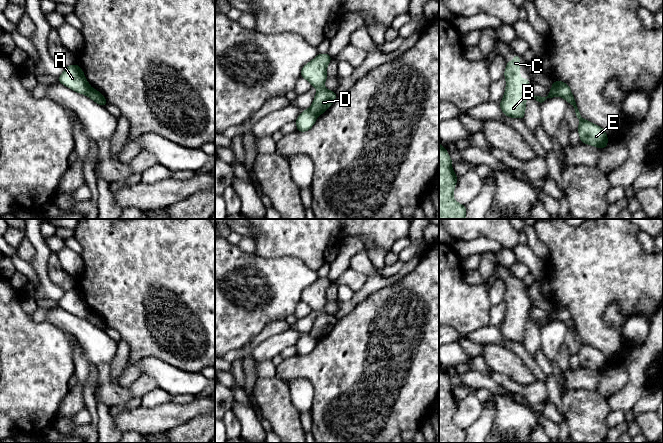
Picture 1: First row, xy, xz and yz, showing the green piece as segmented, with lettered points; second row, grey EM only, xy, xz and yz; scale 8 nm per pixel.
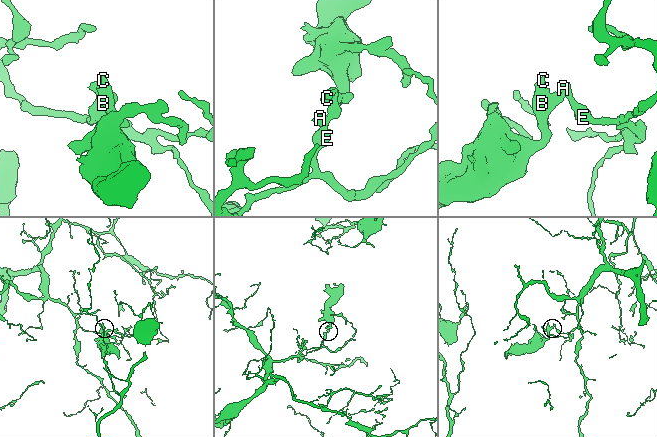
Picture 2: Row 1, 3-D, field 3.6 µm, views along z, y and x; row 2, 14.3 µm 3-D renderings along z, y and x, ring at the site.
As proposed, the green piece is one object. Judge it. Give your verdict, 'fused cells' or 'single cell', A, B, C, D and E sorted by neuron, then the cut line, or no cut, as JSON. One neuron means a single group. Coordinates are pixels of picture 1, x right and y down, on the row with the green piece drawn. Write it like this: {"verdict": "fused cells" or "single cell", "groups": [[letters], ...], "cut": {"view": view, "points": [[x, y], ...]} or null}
{"verdict": "fused cells", "groups": [["A", "E"], ["B", "C", "D"]], "cut": {"view": "yz", "points": [[552, 87], [557, 95]]}}

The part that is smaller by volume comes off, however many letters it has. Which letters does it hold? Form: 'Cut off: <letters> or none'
Cut off: B, C, D

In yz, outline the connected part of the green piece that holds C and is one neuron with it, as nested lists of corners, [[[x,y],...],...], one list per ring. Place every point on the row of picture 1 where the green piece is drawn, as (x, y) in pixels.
[[[515,53],[512,61],[506,62],[503,75],[506,78],[506,89],[499,102],[504,115],[511,118],[524,119],[526,100],[529,97],[530,79],[520,78],[520,55]]]

